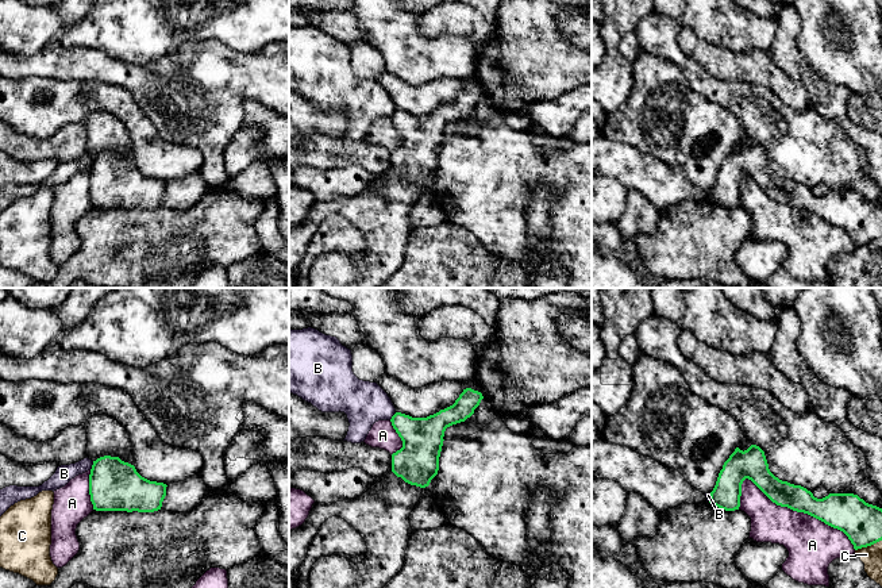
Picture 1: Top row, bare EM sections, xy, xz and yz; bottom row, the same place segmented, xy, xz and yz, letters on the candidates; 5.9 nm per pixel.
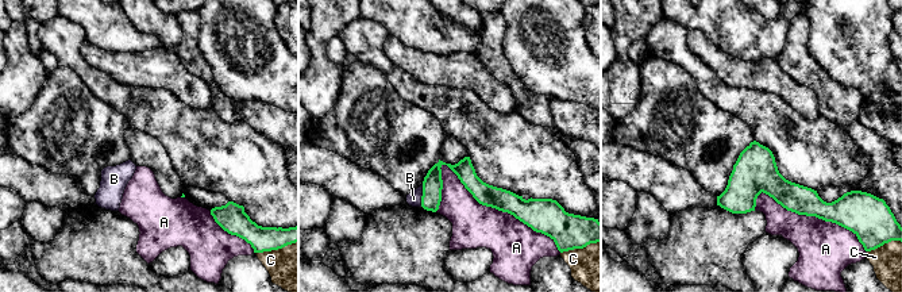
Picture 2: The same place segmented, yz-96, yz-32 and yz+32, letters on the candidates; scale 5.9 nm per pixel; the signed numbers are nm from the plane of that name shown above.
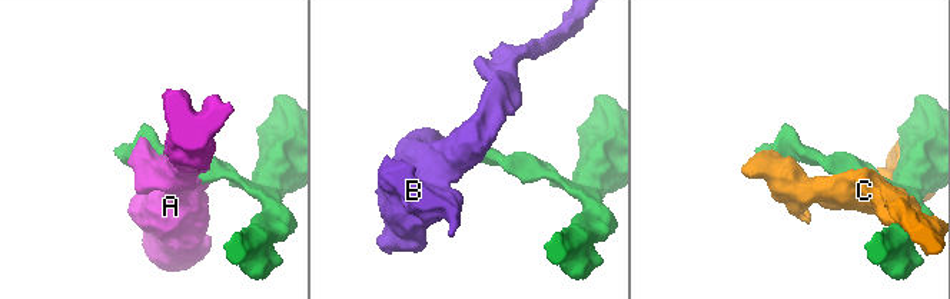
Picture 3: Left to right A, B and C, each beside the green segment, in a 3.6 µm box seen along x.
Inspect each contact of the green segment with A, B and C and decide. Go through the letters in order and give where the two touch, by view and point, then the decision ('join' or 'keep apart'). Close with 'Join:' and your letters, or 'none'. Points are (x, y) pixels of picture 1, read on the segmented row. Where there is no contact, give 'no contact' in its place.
A: yz (801, 511) | keep apart
B: xy (92, 465) | keep apart
C: yz (867, 545) | keep apart
Join: none

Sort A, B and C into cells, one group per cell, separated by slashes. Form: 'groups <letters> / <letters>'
groups A / B / C

